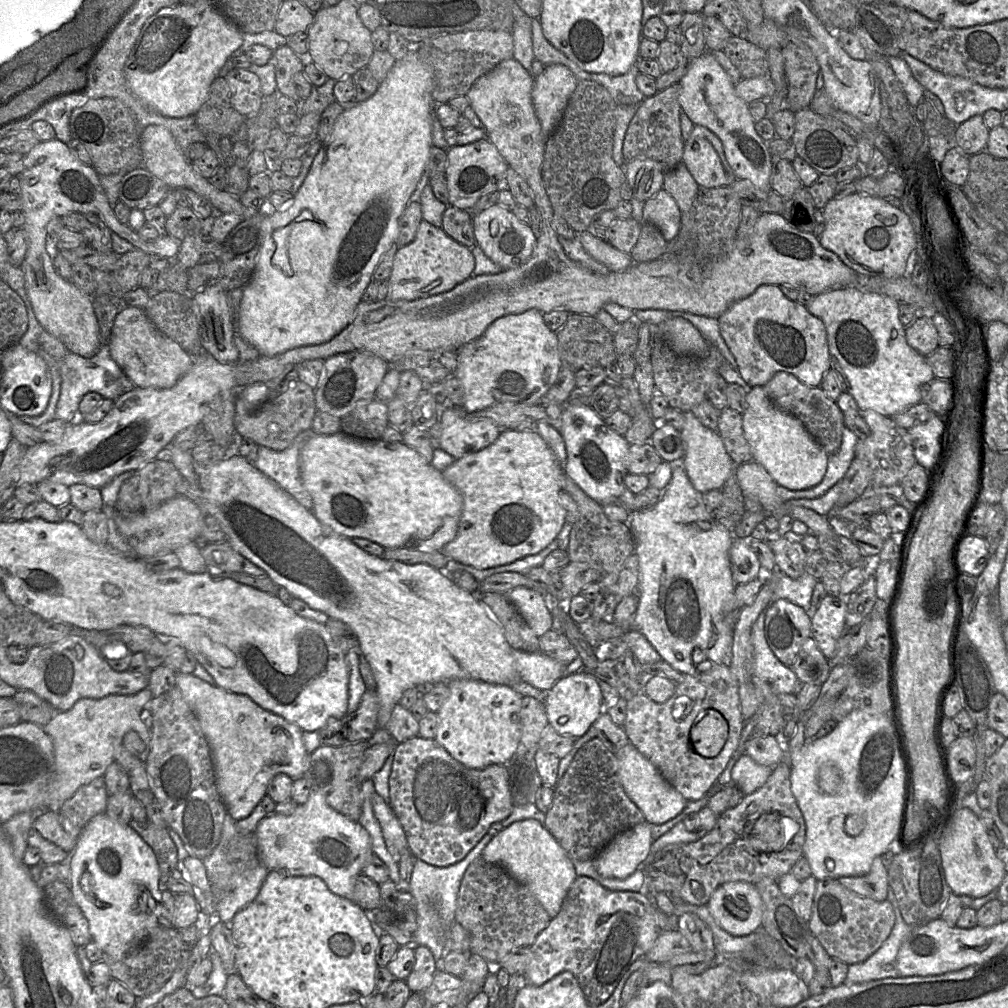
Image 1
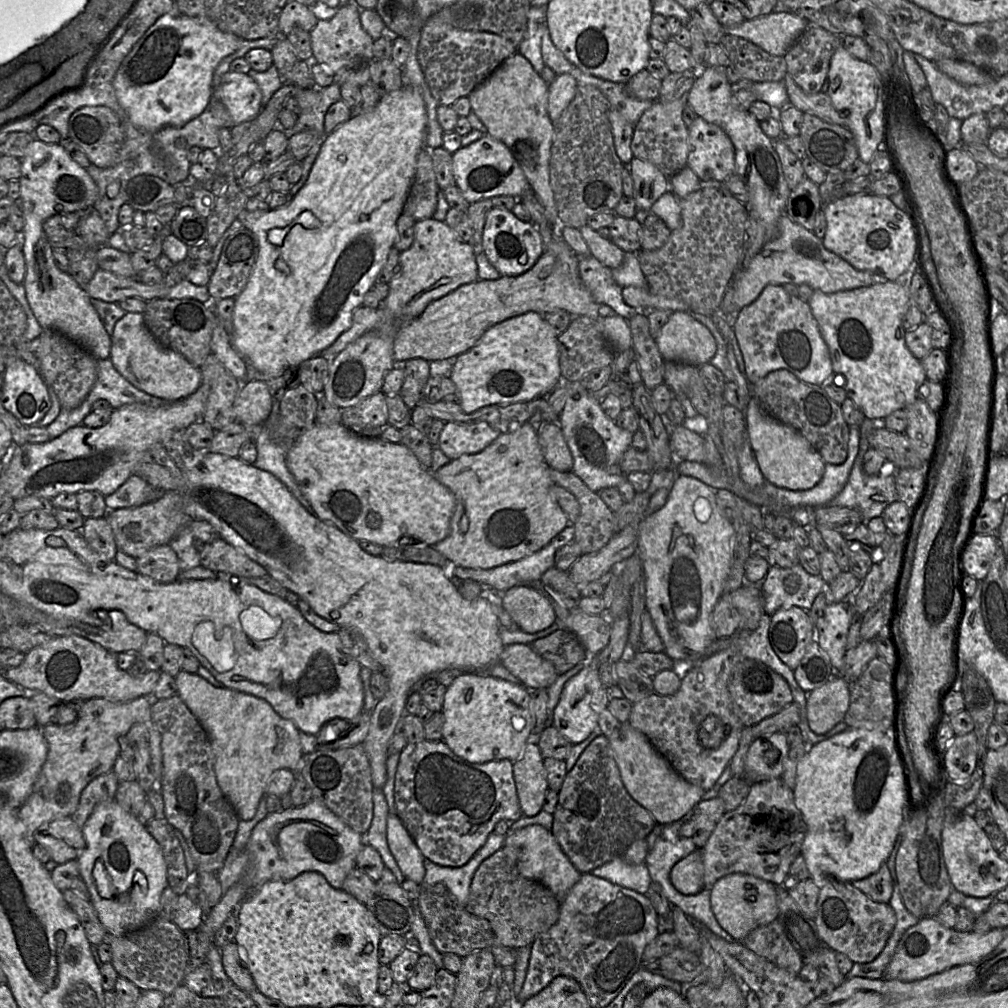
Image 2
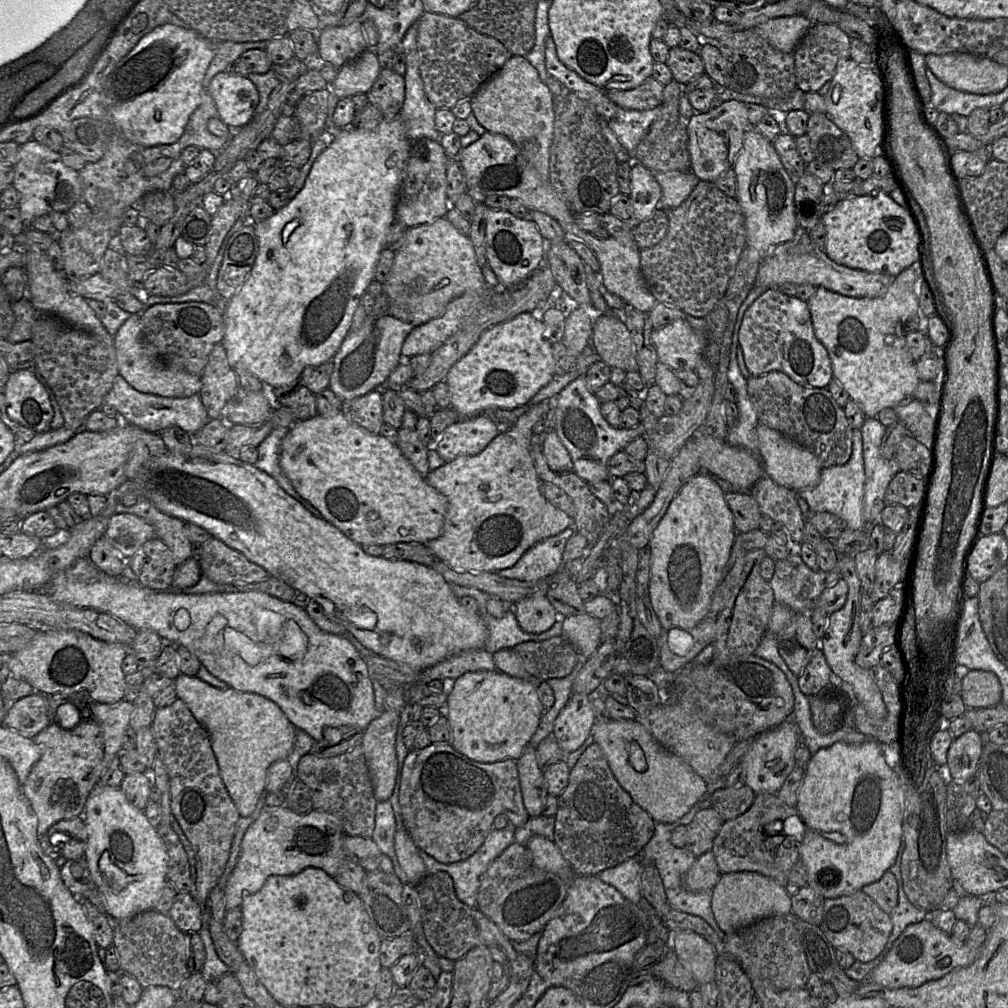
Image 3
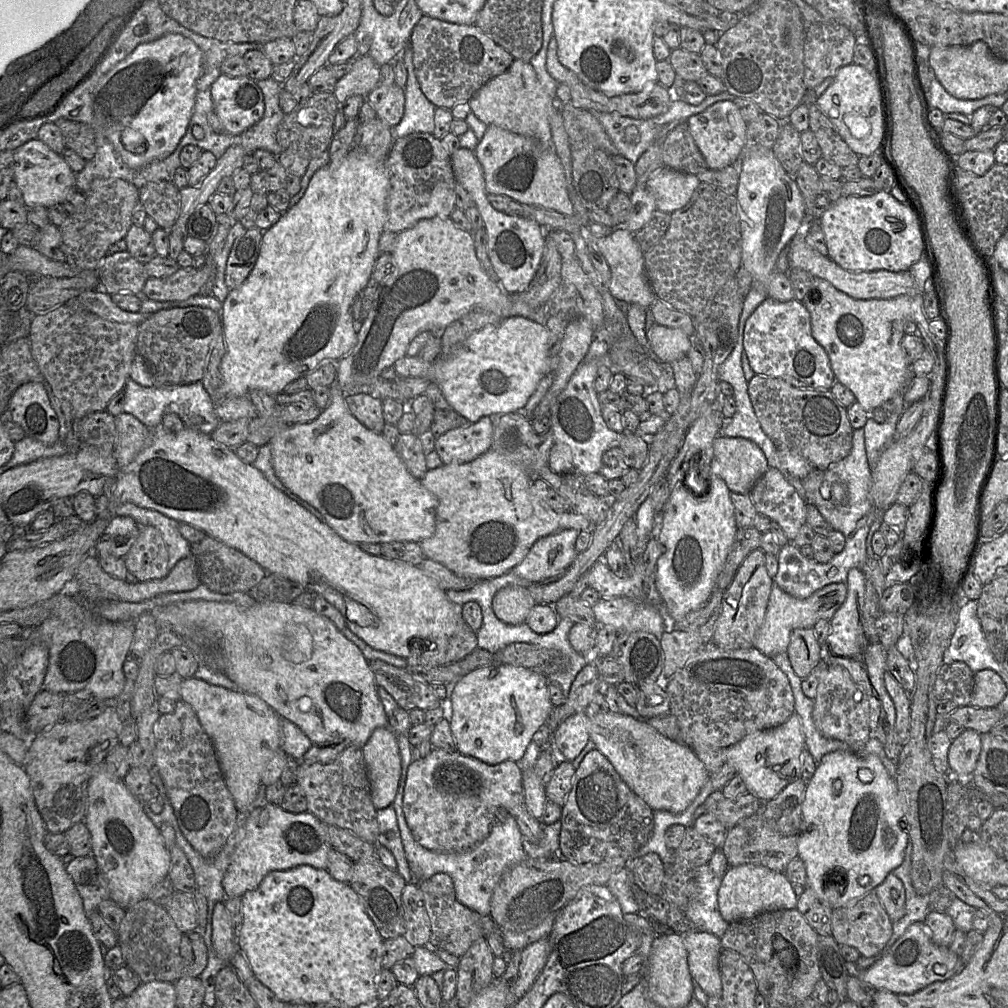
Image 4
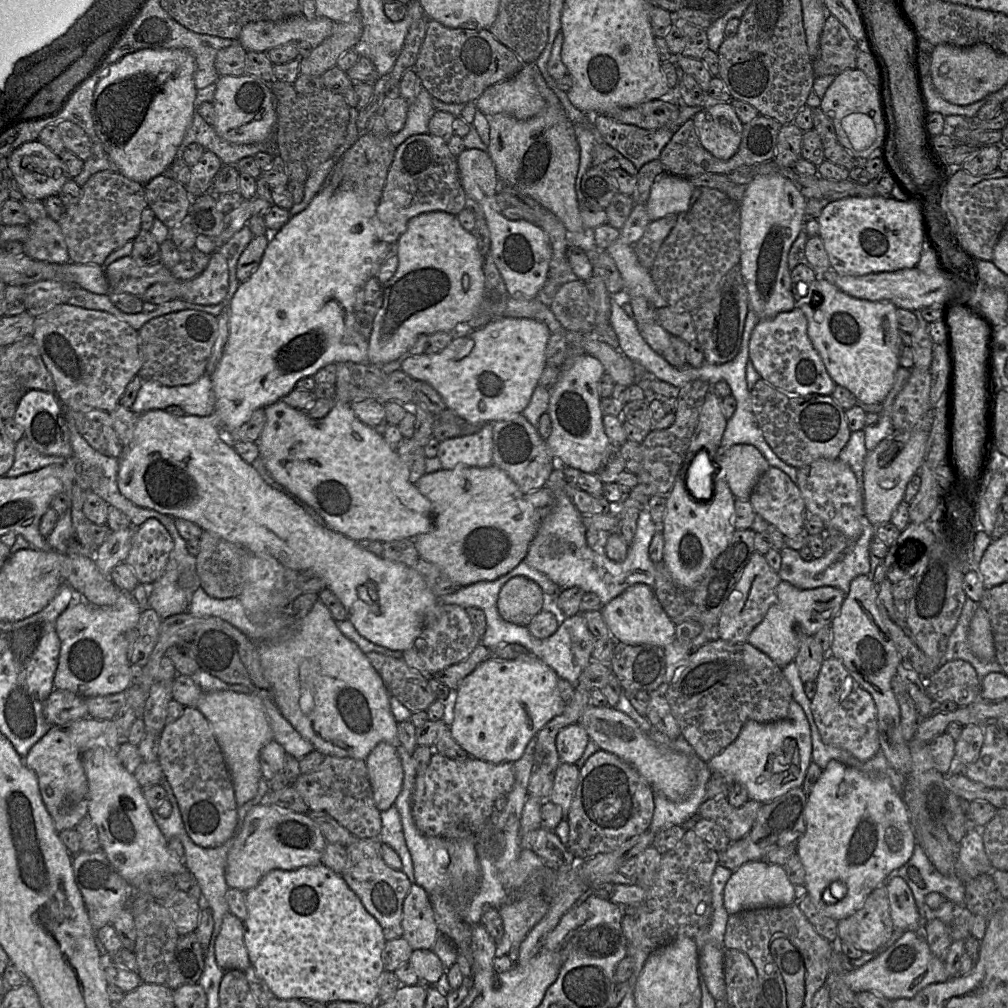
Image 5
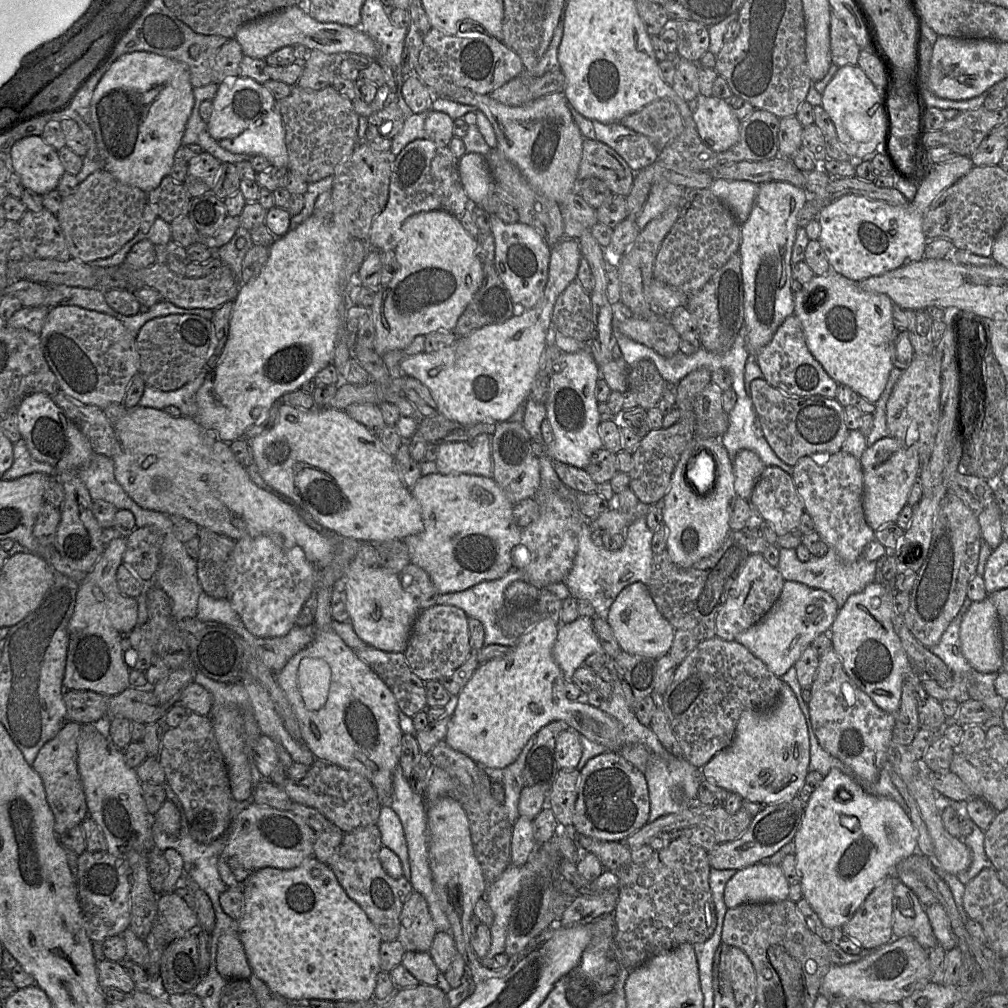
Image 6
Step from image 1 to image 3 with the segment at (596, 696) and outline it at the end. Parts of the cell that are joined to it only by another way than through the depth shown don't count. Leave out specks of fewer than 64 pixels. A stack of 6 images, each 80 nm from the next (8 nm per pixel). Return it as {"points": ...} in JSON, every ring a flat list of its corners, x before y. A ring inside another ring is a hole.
{"points":[[572,693,555,720,553,734,566,754,581,747,596,722,591,698,586,694]]}

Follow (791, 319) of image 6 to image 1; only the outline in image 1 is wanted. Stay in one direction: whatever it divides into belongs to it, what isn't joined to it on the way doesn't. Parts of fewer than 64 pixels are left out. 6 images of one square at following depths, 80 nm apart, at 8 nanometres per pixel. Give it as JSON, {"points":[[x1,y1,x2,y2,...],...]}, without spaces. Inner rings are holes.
{"points":[[764,284,755,292,732,304,718,318,720,333,736,360,737,369,750,386,764,386,780,371,794,375,802,383,817,387,830,368,830,353,827,333,823,322,812,315,806,306,788,299,778,285]]}

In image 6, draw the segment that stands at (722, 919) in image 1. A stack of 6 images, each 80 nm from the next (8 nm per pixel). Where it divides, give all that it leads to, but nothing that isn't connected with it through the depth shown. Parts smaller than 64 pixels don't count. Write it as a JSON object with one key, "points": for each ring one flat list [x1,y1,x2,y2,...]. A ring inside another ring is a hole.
{"points":[[756,863,738,870,724,890,726,906,778,902,788,899,789,886,780,865]]}

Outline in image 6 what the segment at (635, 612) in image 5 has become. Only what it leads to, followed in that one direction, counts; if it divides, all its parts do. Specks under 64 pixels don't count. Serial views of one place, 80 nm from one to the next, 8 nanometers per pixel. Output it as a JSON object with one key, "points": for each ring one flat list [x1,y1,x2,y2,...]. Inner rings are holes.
{"points":[[635,582,625,587,610,607,607,622,611,626,622,651,659,659,669,653,676,629,661,614,648,585]]}

